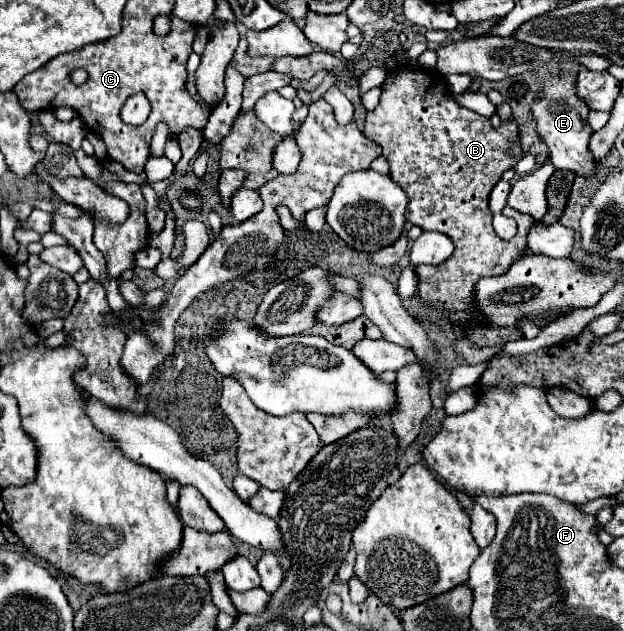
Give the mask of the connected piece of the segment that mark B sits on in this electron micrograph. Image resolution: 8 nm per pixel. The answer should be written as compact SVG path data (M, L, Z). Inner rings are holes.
M395 67L383 83L379 105L365 117L363 133L383 149L383 157L391 165L389 177L399 183L409 197L407 223L423 231L447 233L455 243L455 255L443 265L413 267L419 283L419 299L435 307L435 311L455 327L461 327L473 345L481 349L501 347L507 341L523 339L523 331L517 325L499 327L491 321L483 321L475 305L475 285L483 277L507 273L509 267L525 255L529 229L539 225L539 219L523 215L510 206L503 209L503 215L517 221L517 235L511 241L503 241L491 225L489 193L501 175L521 159L517 123L513 119L493 129L487 117L459 107L449 97L445 81L439 79L443 79L443 75L437 69ZM507 147L513 149L515 157L507 155Z

